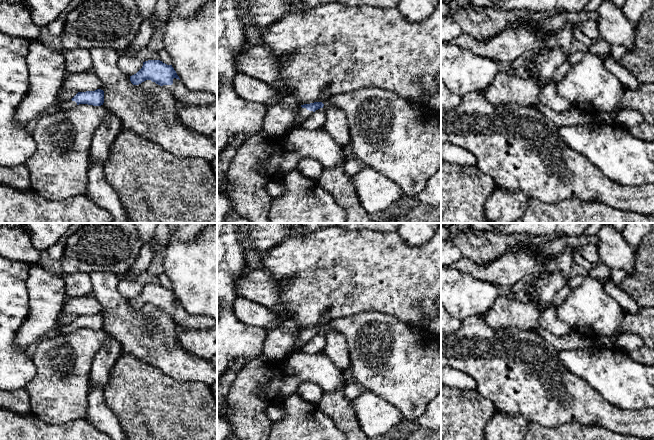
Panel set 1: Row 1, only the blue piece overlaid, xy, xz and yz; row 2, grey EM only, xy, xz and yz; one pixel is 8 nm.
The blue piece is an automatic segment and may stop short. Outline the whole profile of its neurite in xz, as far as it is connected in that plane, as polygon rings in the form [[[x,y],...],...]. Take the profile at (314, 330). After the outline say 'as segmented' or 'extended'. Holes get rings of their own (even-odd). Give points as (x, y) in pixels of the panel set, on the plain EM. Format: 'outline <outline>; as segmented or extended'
outline [[[286,318],[281,320],[282,329],[294,333],[298,337],[298,342],[292,351],[286,356],[290,356],[294,352],[302,351],[302,347],[310,341],[316,334],[323,332],[322,326],[314,326],[310,328],[301,329],[299,323],[295,318]]]; extended

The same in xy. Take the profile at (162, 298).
outline [[[160,284],[143,286],[142,292],[130,300],[133,309],[139,309],[146,304],[164,311],[173,318],[176,324],[185,328],[206,330],[217,326],[217,322],[211,317],[189,314],[182,307],[172,289],[167,289]]]; extended

